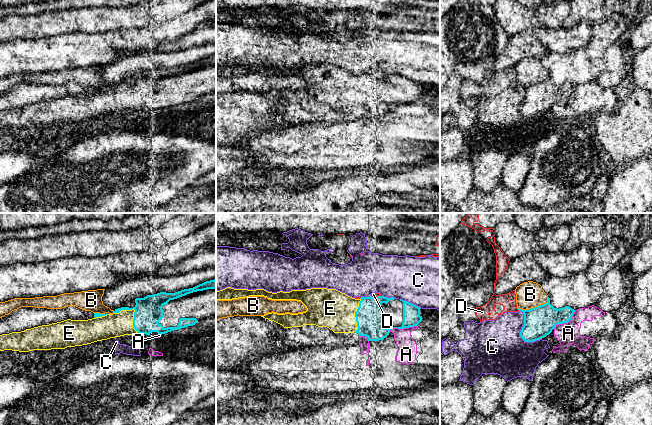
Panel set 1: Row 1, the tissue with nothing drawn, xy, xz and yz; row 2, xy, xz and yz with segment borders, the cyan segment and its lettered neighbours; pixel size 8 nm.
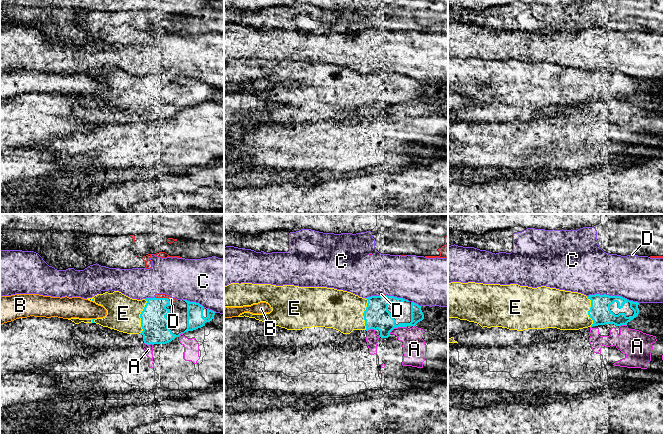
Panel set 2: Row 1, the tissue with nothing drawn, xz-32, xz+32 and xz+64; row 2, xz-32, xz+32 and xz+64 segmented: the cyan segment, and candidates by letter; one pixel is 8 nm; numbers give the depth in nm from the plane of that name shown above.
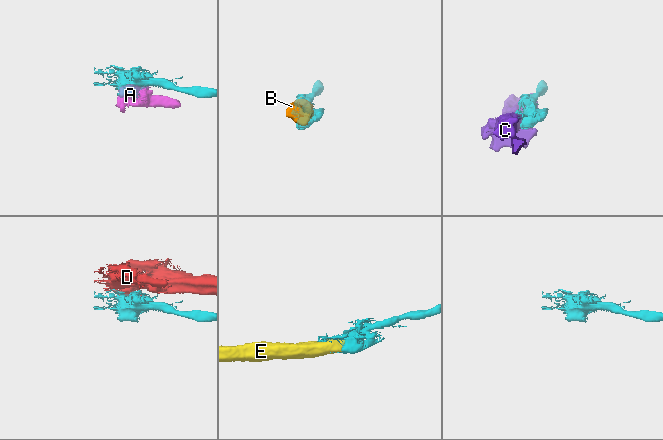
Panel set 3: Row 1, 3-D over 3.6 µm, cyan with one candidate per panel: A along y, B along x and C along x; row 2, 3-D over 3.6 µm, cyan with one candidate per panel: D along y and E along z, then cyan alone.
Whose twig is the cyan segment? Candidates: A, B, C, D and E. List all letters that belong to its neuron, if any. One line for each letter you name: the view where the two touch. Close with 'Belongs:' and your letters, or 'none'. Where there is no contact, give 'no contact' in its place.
E: contact in xy
Belongs: E

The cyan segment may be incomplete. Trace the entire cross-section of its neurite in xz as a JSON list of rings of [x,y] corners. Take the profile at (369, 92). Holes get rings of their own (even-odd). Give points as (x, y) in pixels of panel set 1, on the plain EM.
[[[227,63],[216,67],[216,76],[232,76],[249,72],[264,72],[272,76],[297,76],[307,84],[306,88],[298,90],[268,89],[261,92],[269,97],[274,97],[284,104],[301,103],[303,101],[316,101],[327,103],[334,109],[358,109],[366,112],[368,117],[379,117],[386,114],[392,104],[404,105],[417,102],[422,97],[423,88],[420,83],[407,77],[387,74],[384,72],[352,74],[336,65],[311,64],[306,66],[292,66],[290,68],[272,69],[264,65],[248,66]]]

